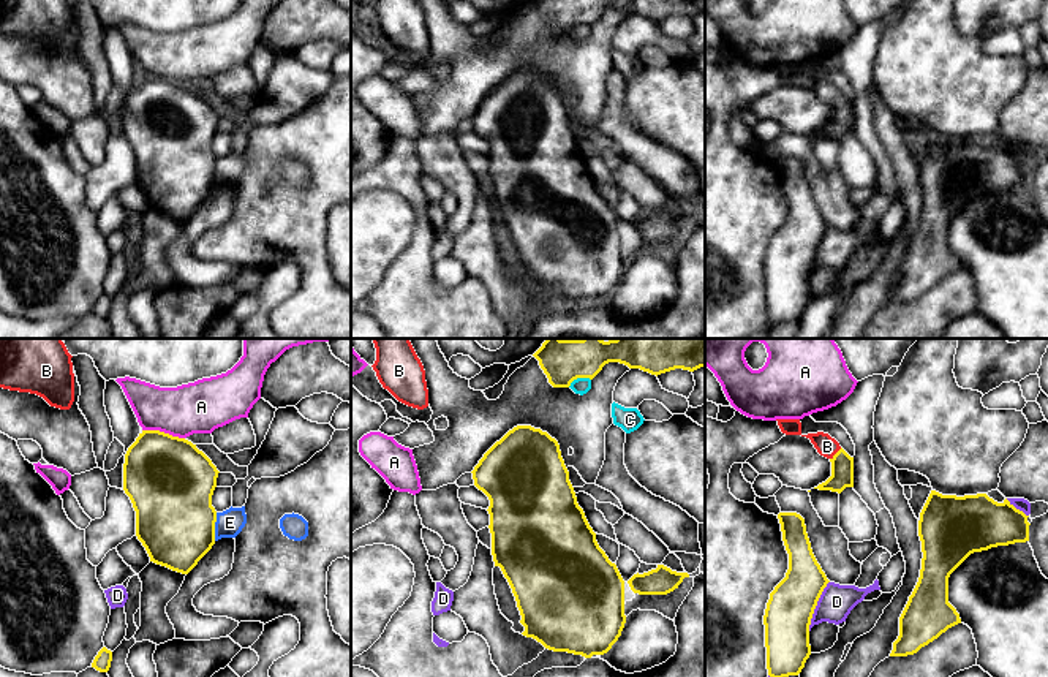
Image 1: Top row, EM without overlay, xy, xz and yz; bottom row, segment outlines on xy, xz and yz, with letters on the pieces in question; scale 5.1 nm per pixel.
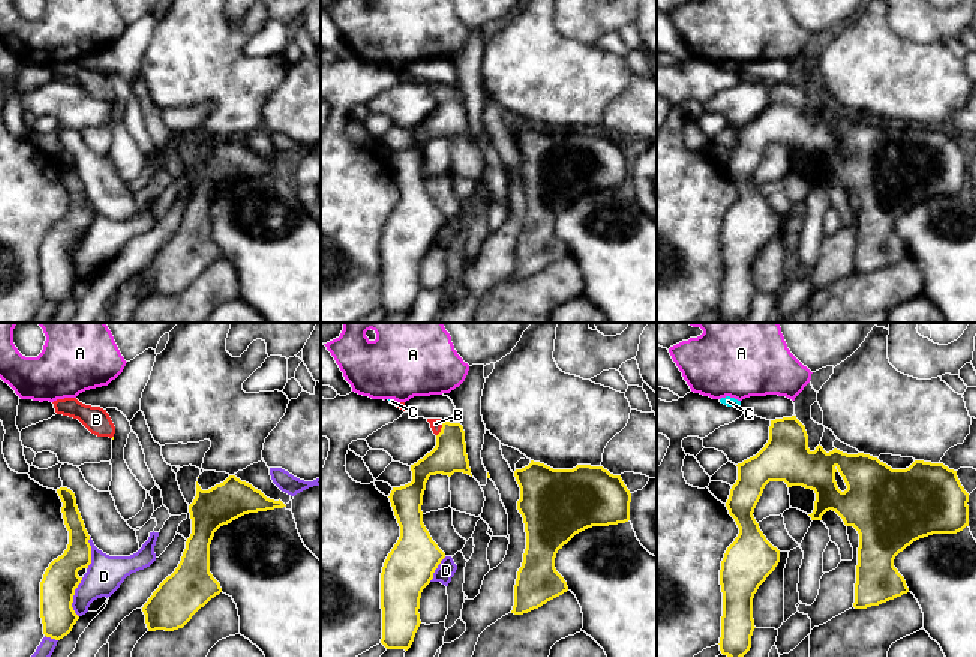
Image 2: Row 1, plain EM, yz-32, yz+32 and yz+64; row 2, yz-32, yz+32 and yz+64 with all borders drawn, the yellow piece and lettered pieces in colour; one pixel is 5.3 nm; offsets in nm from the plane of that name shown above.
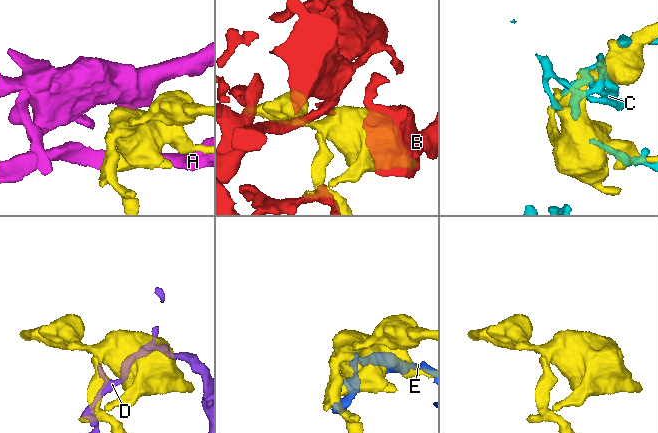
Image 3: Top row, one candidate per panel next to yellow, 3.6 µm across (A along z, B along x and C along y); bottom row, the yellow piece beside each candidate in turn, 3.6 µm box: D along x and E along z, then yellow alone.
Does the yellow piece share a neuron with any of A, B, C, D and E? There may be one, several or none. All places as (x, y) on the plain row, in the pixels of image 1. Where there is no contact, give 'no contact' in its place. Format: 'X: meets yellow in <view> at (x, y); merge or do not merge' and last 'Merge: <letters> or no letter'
A: meets yellow in xy at (163, 78); do not merge
B: meets yellow in yz at (835, 100); merge
C: meets yellow in xz at (579, 22); do not merge
D: meets yellow in yz at (816, 250); do not merge
E: meets yellow in xy at (214, 173); do not merge
Merge: B

